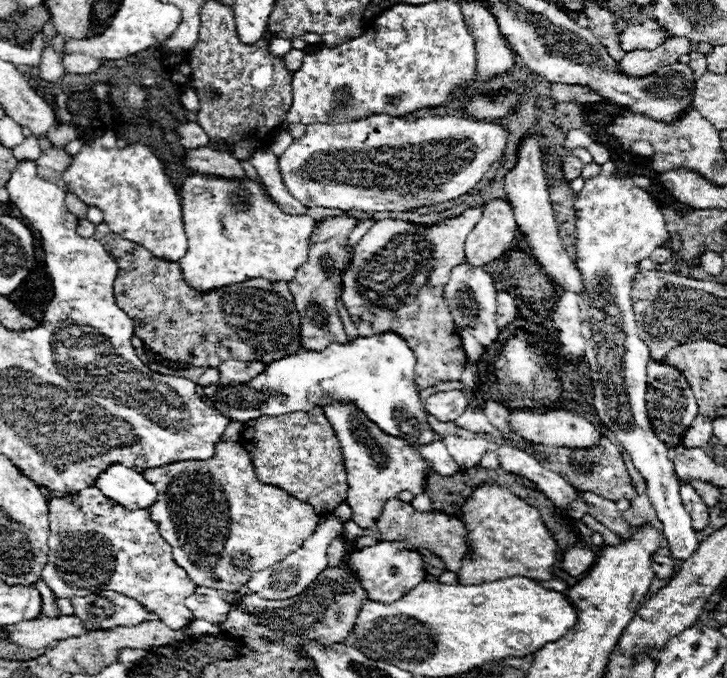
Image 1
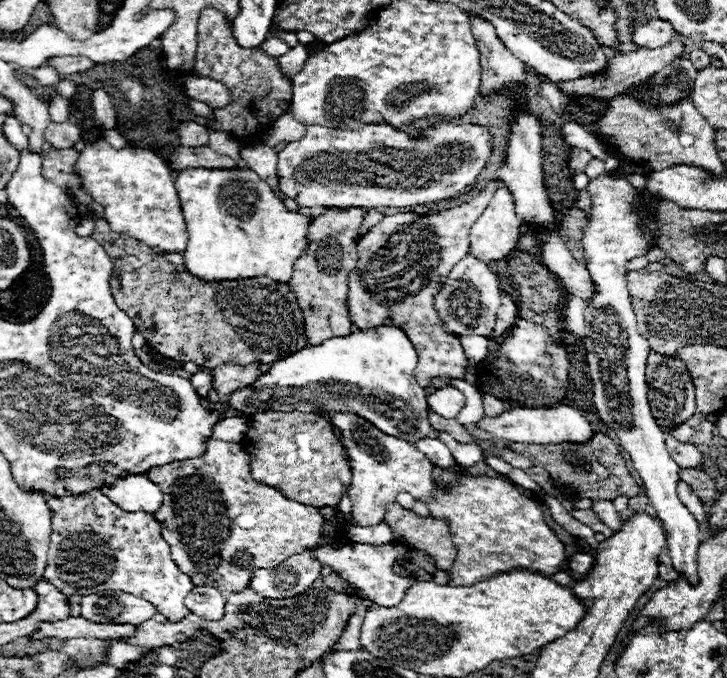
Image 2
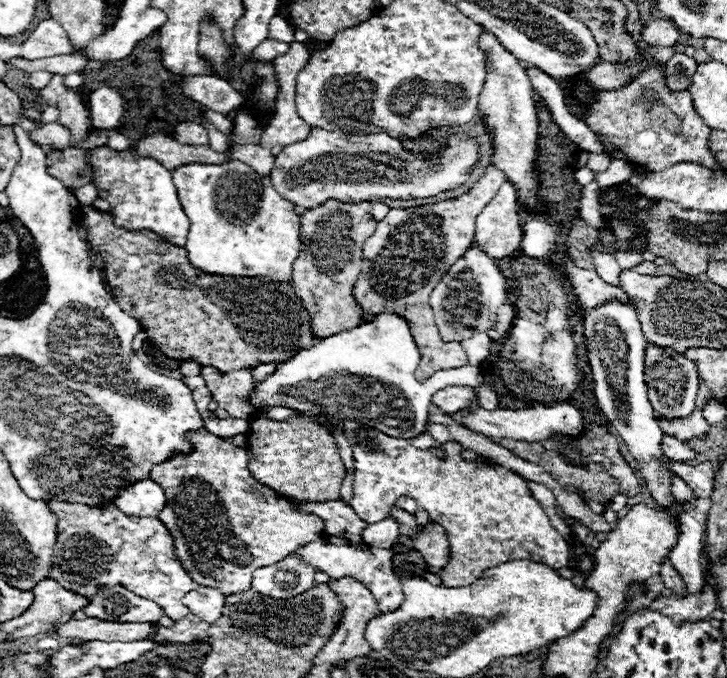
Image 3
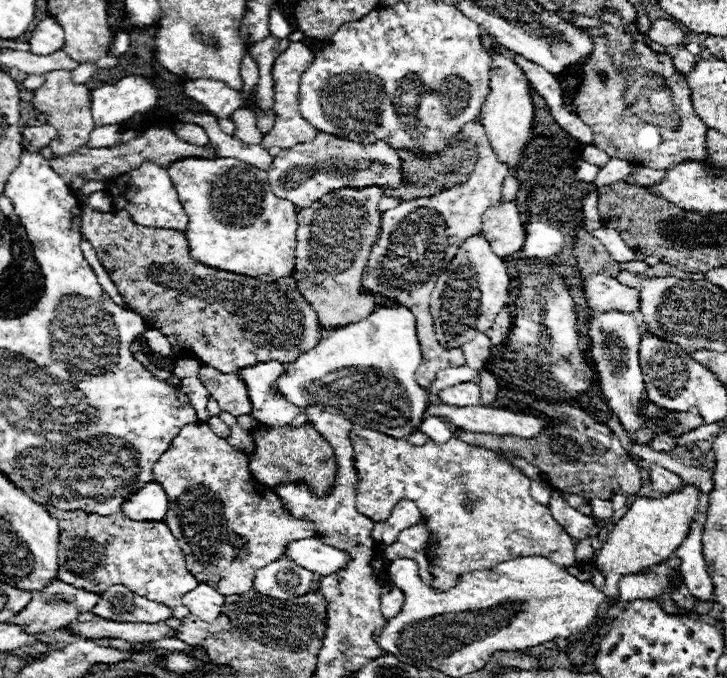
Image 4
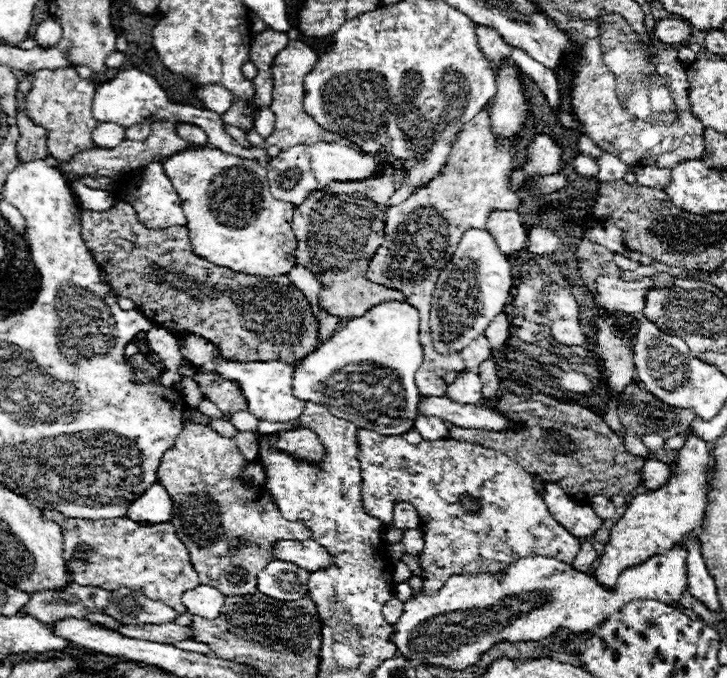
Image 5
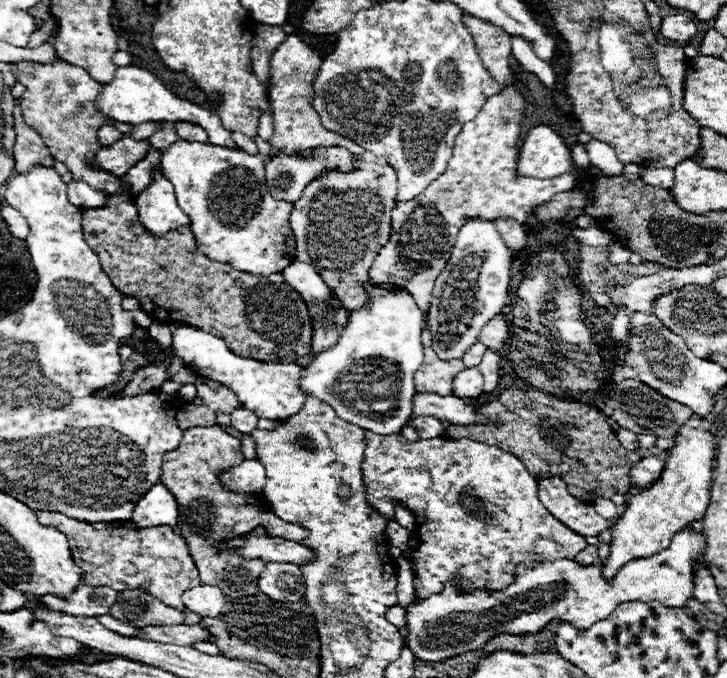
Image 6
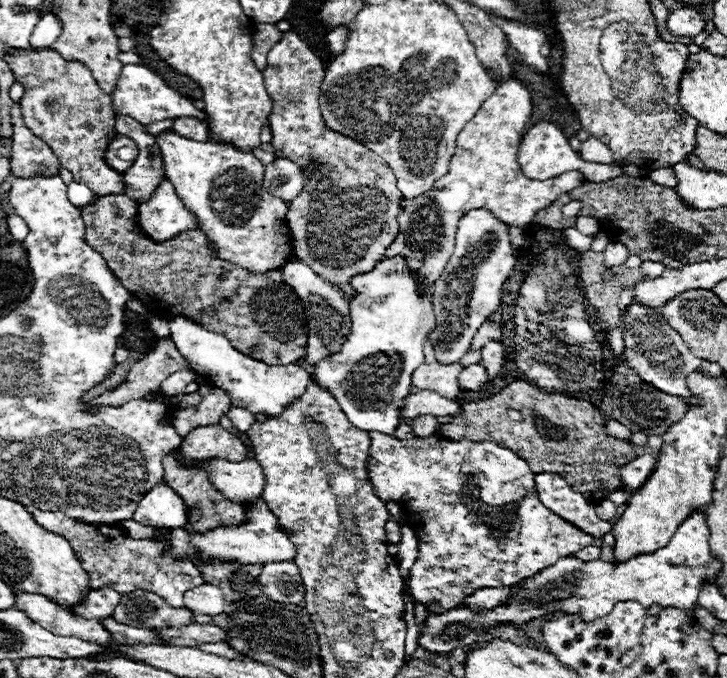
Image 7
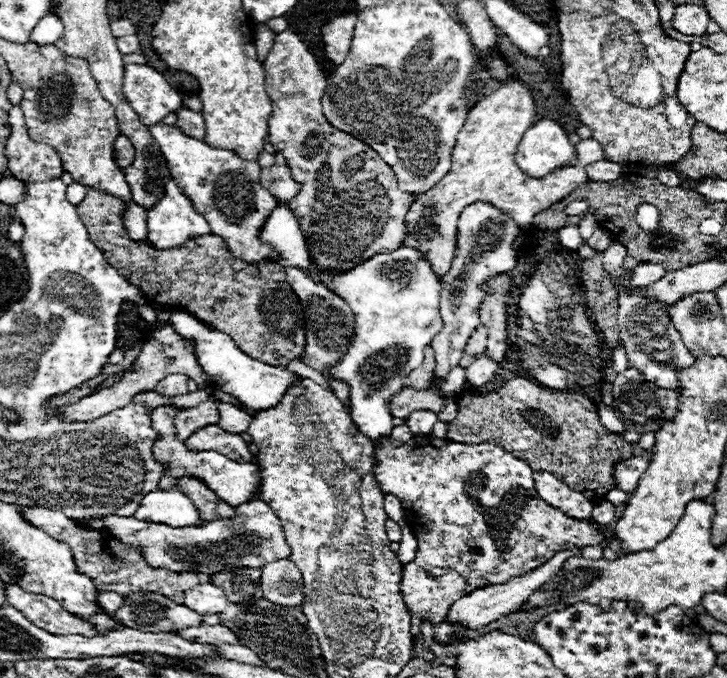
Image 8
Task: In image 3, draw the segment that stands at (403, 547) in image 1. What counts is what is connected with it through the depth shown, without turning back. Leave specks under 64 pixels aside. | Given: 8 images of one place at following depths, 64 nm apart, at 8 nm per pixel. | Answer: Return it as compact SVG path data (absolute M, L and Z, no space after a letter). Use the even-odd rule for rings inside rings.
M316 540L316 542L300 546L296 550L296 556L302 562L306 562L308 566L318 568L318 572L326 572L330 578L356 576L360 582L368 584L368 588L376 596L376 602L378 602L382 612L394 612L404 602L402 584L396 582L396 576L392 572L392 550L374 548L374 546L368 546L364 550L356 550L356 548L350 548L350 546L334 546L334 544L328 544L324 540Z

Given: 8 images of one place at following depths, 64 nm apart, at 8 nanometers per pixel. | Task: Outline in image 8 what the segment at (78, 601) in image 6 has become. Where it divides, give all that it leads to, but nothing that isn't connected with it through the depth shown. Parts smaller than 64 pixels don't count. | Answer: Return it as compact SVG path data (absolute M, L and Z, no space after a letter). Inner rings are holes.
M100 592L98 594L98 604L100 604L100 608L104 608L104 612L114 614L124 604L124 598L116 592Z

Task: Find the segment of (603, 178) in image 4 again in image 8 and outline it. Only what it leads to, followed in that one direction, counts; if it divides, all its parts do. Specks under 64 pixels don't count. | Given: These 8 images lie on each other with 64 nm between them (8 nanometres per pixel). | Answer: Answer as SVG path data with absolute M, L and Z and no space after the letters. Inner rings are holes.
M508 84L504 88L498 88L494 94L486 96L470 110L466 124L456 136L448 174L432 190L416 200L406 216L410 238L404 240L404 246L420 248L428 256L428 260L432 260L432 270L436 274L442 276L450 270L456 250L456 222L464 206L472 204L472 200L488 200L498 208L504 208L504 212L508 212L508 216L512 216L516 224L530 226L534 214L550 208L558 200L564 200L574 188L586 182L588 164L604 160L602 146L594 138L588 138L580 140L574 146L578 160L574 166L556 168L542 180L530 178L516 166L514 154L520 136L532 126L534 116L536 106L530 90L524 84Z

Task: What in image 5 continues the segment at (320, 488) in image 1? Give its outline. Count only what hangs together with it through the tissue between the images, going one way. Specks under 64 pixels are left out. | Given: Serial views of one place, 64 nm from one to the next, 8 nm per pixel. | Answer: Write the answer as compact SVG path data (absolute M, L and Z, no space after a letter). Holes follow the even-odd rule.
M298 428L292 432L276 432L274 446L286 452L292 452L292 456L302 458L302 460L320 460L324 456L324 446L320 444L318 436L310 432L308 428Z

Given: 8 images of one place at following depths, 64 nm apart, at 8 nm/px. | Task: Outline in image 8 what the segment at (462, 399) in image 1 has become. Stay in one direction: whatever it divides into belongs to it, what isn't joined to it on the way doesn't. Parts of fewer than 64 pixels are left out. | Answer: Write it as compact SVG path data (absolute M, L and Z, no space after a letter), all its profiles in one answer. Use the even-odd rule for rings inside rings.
M482 354L480 358L476 358L468 368L466 368L466 382L472 386L482 386L486 382L490 382L496 372L498 372L500 364L494 362L492 358L488 358L486 354Z

